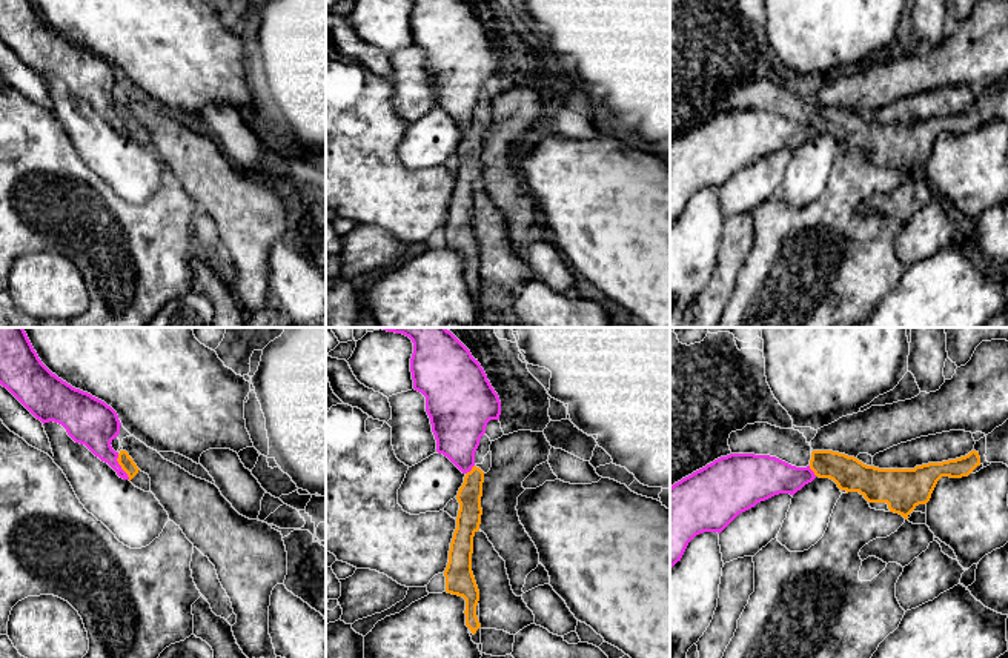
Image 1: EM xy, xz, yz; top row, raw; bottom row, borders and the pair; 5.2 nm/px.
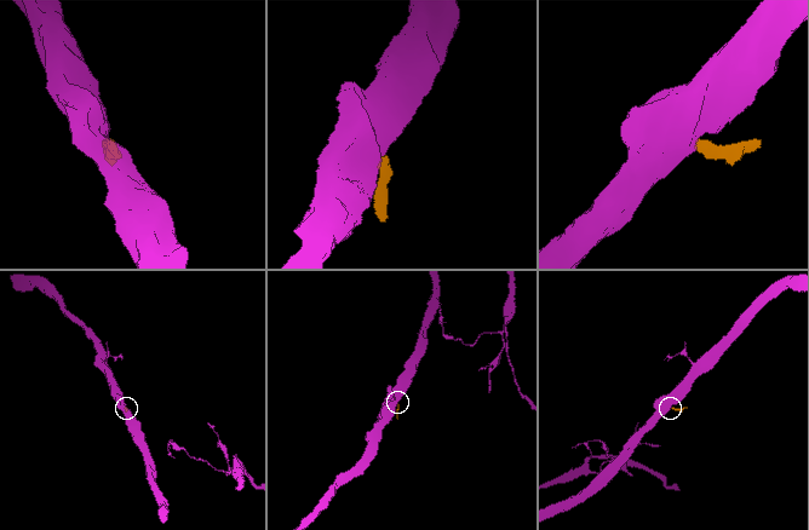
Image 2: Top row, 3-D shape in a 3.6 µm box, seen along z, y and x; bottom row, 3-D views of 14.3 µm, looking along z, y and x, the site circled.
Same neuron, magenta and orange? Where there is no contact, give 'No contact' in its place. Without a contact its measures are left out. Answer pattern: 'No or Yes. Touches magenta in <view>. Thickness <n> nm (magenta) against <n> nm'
No. Touches magenta in xy. Thickness 220 nm (magenta) against 70 nm

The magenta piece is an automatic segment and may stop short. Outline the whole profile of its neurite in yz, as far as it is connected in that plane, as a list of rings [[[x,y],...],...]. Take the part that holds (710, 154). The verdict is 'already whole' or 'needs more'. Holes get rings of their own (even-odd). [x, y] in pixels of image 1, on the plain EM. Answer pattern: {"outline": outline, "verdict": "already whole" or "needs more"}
{"outline": [[[730,109],[675,138],[670,143],[670,223],[681,217],[696,191],[721,189],[739,169],[774,151],[794,151],[814,134],[810,121],[796,123],[770,111]]], "verdict": "already whole"}

